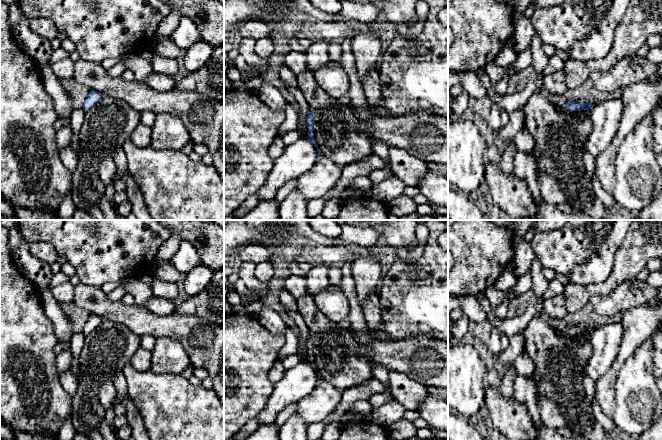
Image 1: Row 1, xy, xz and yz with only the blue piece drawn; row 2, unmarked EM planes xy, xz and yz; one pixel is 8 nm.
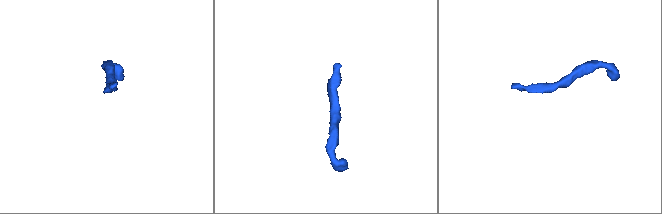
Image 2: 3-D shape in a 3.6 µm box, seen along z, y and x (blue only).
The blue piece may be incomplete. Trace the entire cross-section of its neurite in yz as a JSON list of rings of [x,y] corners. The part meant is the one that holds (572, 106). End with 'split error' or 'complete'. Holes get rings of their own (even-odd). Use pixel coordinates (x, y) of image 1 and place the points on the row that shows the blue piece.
[[[572,101],[572,102],[568,102],[565,105],[563,105],[562,108],[565,108],[570,111],[580,111],[580,110],[590,111],[594,106],[595,104]]]; complete

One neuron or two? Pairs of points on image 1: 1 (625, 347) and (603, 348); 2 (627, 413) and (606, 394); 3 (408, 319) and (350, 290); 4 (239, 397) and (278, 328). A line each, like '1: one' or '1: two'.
1: two
2: two
3: two
4: two

